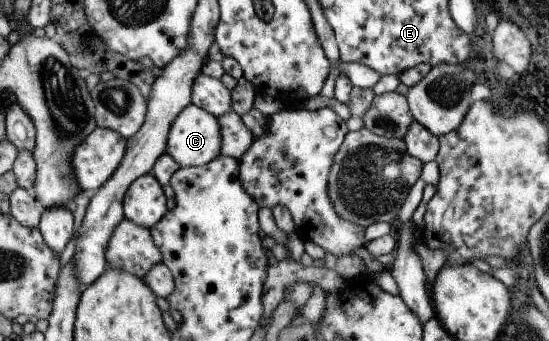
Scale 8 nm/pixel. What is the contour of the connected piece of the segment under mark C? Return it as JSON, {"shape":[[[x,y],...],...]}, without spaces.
{"shape":[[[189,104],[171,122],[171,127],[166,137],[164,153],[178,167],[190,168],[205,165],[207,162],[211,162],[213,158],[217,158],[219,156],[219,146],[221,146],[221,132],[219,132],[217,118],[211,116],[205,110]]]}

